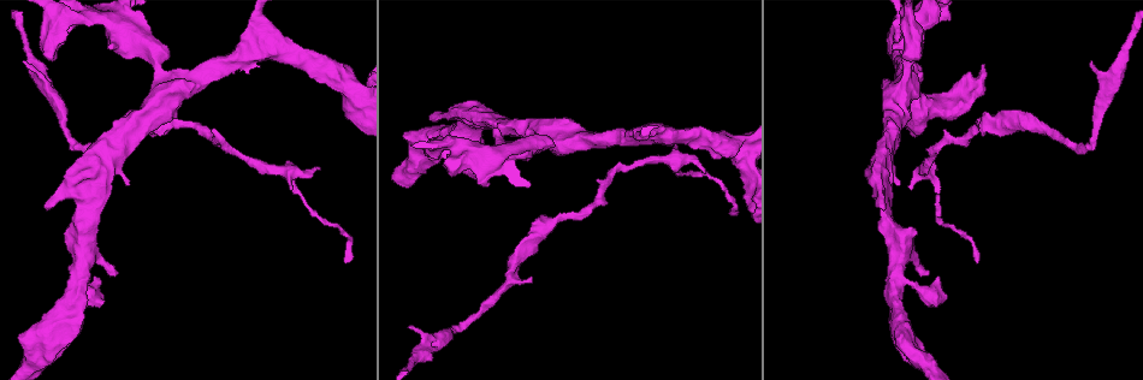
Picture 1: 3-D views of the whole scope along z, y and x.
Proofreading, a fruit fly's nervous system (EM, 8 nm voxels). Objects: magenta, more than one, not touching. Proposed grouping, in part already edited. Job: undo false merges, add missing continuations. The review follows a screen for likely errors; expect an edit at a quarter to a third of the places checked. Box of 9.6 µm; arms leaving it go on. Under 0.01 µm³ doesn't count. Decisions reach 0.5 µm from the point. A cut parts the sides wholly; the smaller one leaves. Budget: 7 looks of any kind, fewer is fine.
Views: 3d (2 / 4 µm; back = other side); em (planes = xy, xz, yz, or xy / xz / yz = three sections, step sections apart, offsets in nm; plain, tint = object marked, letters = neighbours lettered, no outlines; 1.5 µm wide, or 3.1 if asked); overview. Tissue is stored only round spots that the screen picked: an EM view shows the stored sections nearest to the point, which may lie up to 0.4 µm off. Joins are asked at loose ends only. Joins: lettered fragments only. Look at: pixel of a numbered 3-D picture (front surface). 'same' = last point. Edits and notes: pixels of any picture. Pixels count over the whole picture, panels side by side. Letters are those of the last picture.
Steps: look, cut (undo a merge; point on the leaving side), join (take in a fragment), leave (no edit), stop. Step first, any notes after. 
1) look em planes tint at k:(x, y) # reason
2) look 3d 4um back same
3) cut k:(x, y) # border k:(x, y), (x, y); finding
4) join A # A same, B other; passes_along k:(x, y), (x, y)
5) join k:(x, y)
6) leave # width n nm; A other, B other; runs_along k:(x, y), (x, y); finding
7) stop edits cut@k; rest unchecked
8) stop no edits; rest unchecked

look 3d 4um at 1:(903, 337)

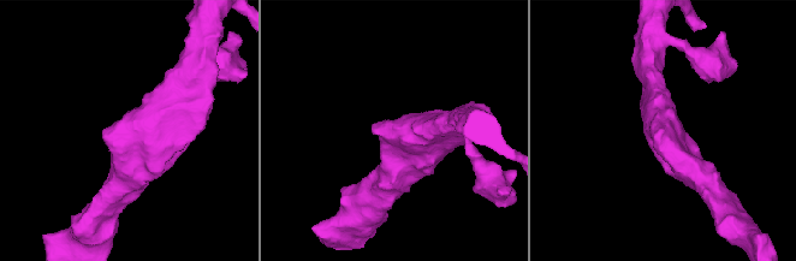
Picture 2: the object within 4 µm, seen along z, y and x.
look em yz step 4 tint at 2:(666, 134)

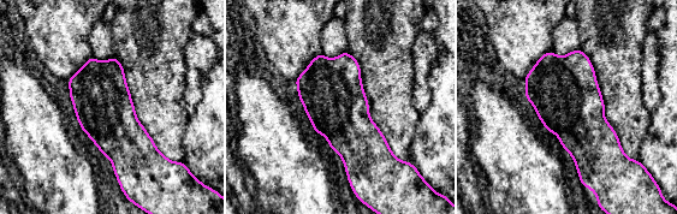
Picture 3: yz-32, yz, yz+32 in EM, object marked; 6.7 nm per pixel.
look em planes letters same

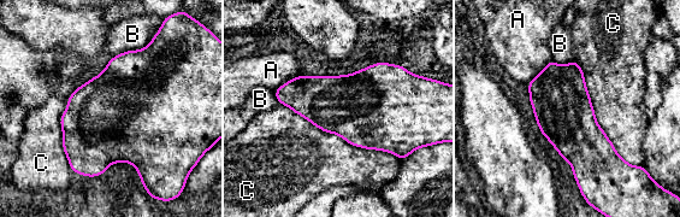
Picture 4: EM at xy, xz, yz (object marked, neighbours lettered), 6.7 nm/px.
leave # A other, B other, C other; border 4:(279, 103), (401, 162); continuous, no second neuron

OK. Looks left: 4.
look 3d 2um at 1:(928, 272) # free end

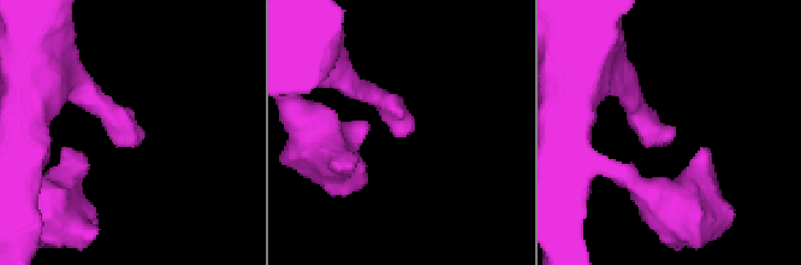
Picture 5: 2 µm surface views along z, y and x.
look em yz step 8 tint at 5:(673, 128) # shape alone is not enough

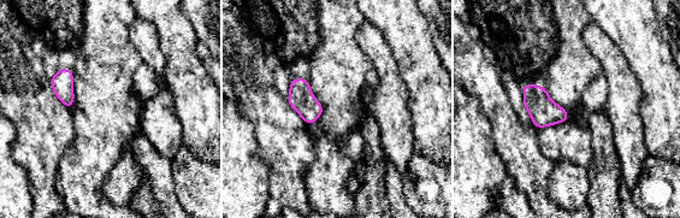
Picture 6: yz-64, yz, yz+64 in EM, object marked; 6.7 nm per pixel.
look em planes letters same # cut it another way

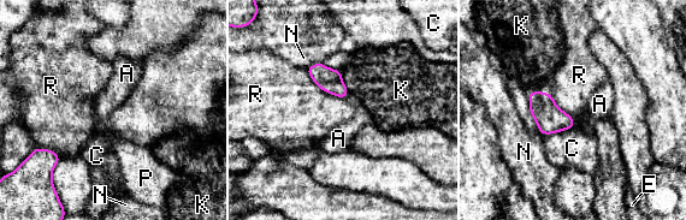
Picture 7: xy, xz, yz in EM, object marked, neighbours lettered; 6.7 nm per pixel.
leave # longest_contact R 340 nm; A other, C other, E other, K other, N other, P other, R other; border 7:(305, 70), (323, 90), (344, 100); none of them fits

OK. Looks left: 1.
stop no edits; rest unchecked

